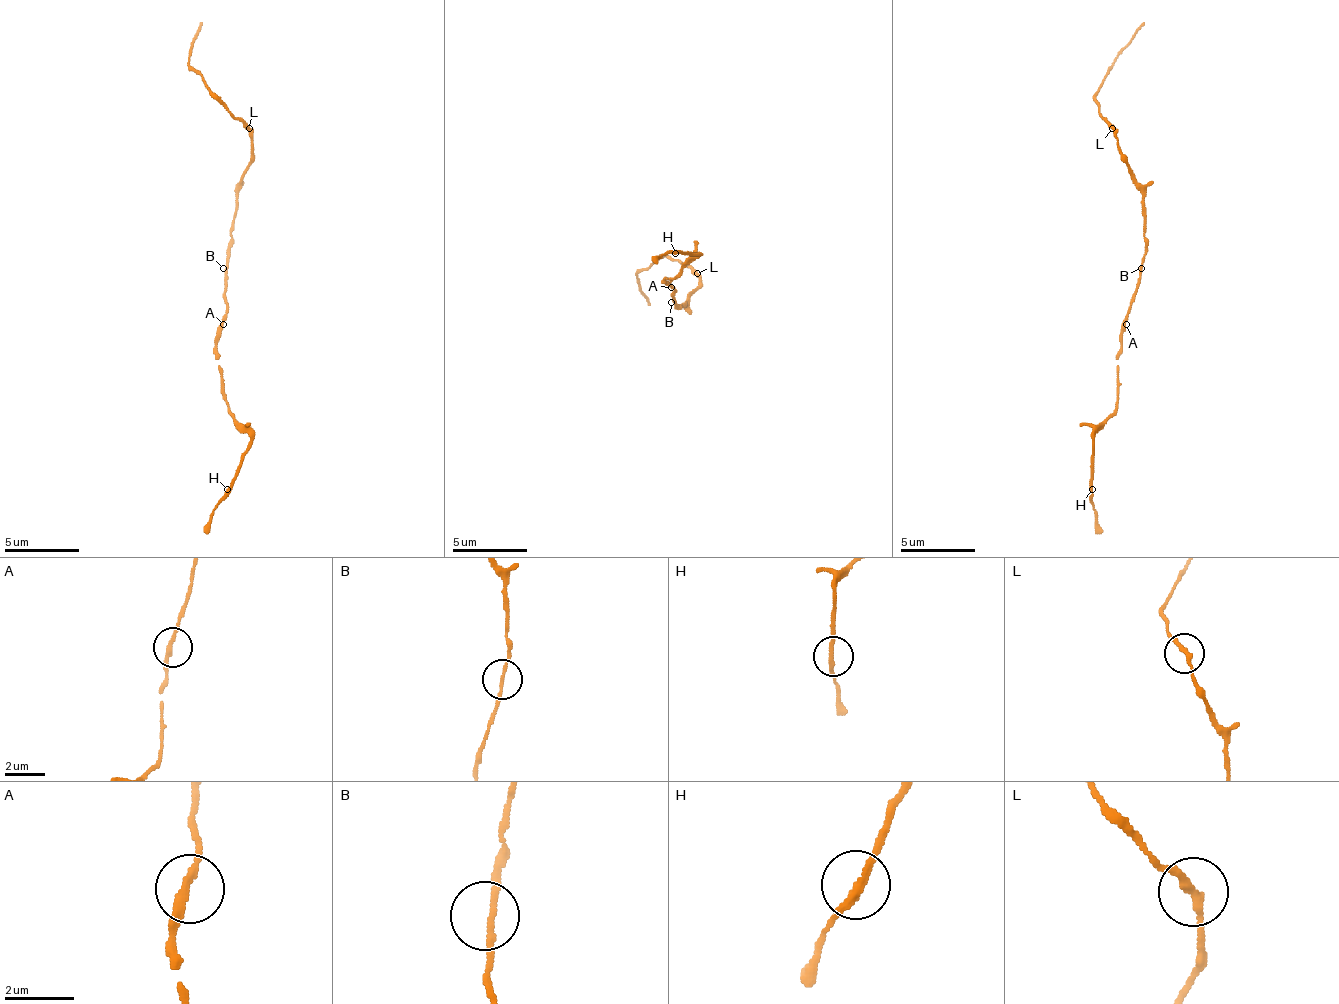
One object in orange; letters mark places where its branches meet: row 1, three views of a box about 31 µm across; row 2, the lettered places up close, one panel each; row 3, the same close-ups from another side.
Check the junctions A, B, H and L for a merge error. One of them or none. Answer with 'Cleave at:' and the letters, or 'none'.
Cleave at: none

